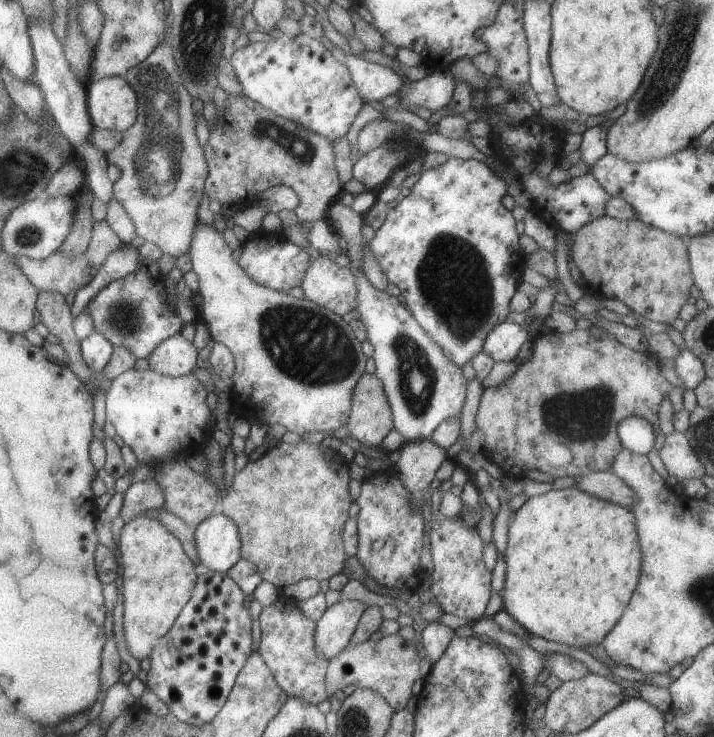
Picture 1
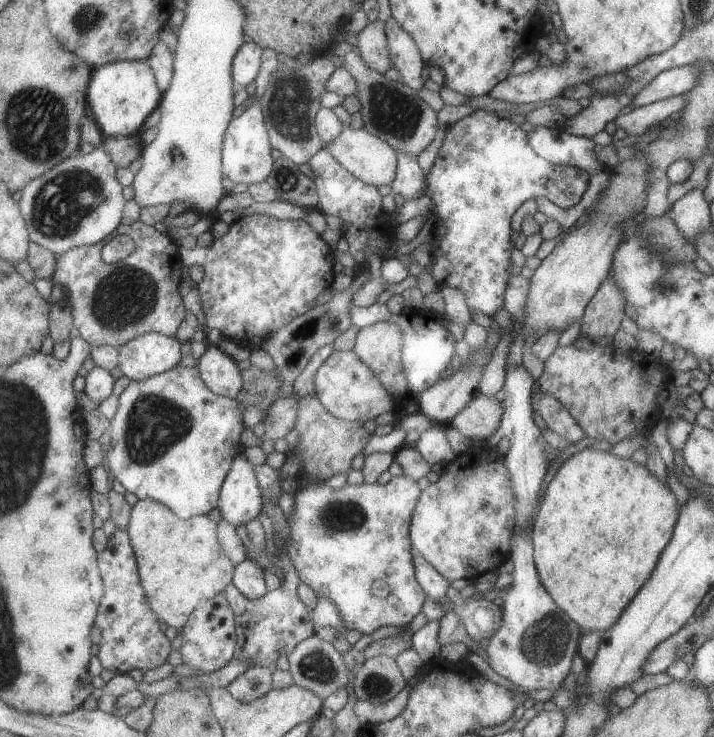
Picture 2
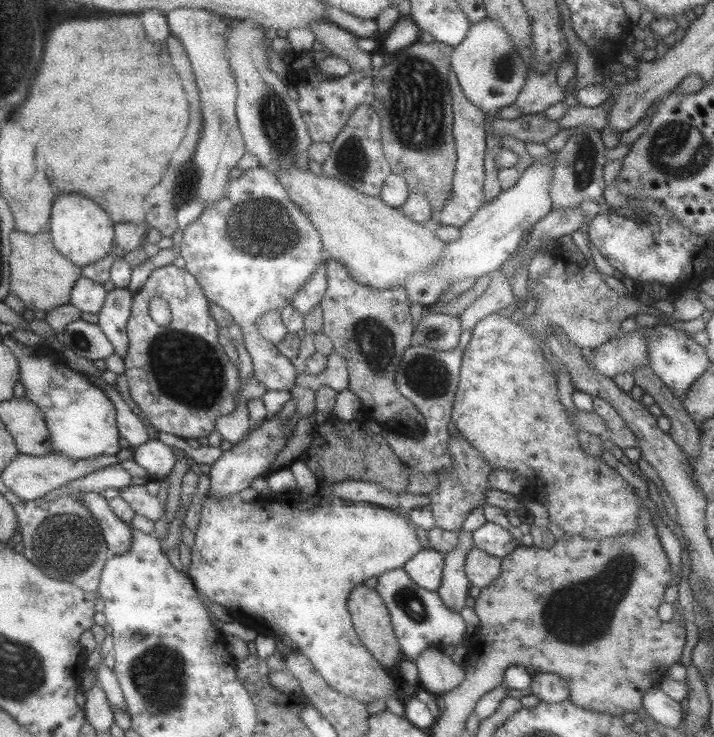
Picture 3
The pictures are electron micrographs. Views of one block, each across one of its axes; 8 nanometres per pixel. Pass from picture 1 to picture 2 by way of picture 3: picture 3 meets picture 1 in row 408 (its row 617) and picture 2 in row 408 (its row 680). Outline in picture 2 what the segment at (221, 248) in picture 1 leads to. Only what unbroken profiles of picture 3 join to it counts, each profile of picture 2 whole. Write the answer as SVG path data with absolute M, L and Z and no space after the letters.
M333 351L317 369L314 394L335 418L364 423L383 412L393 411L393 396L383 388L372 370L352 351Z

